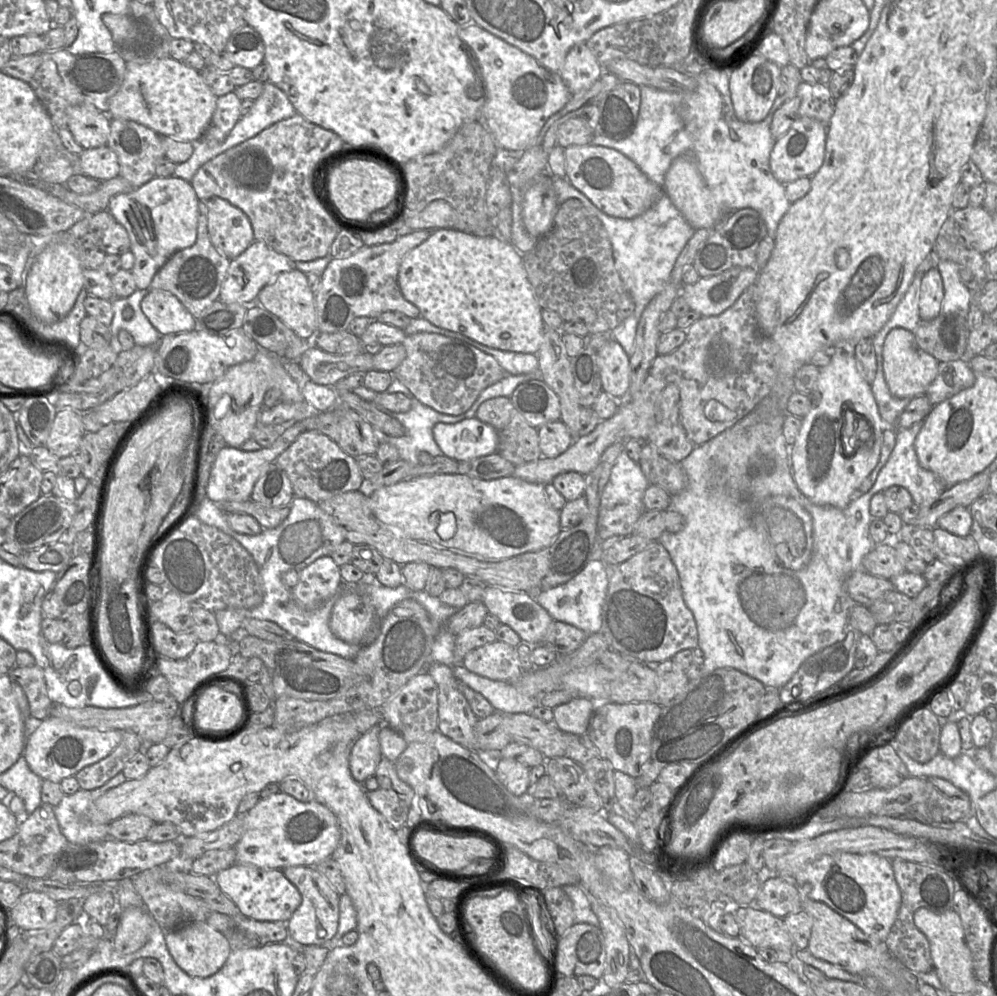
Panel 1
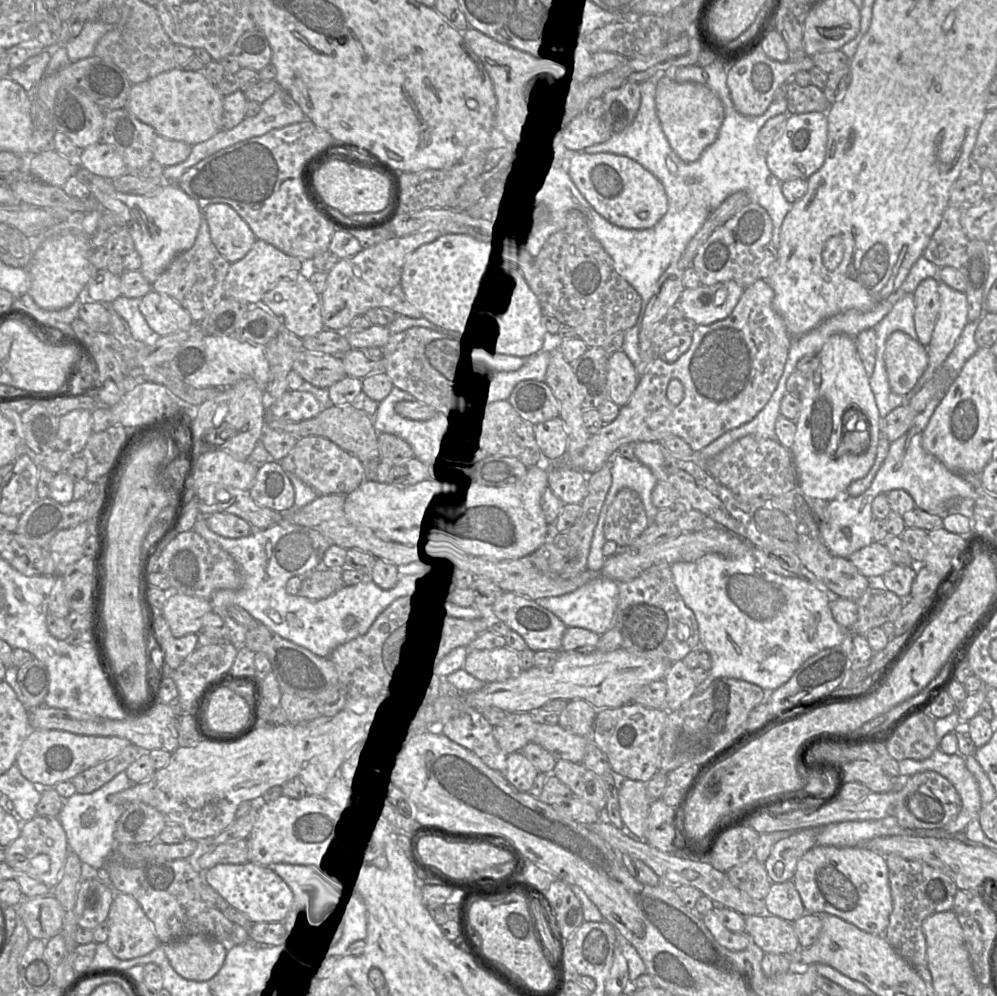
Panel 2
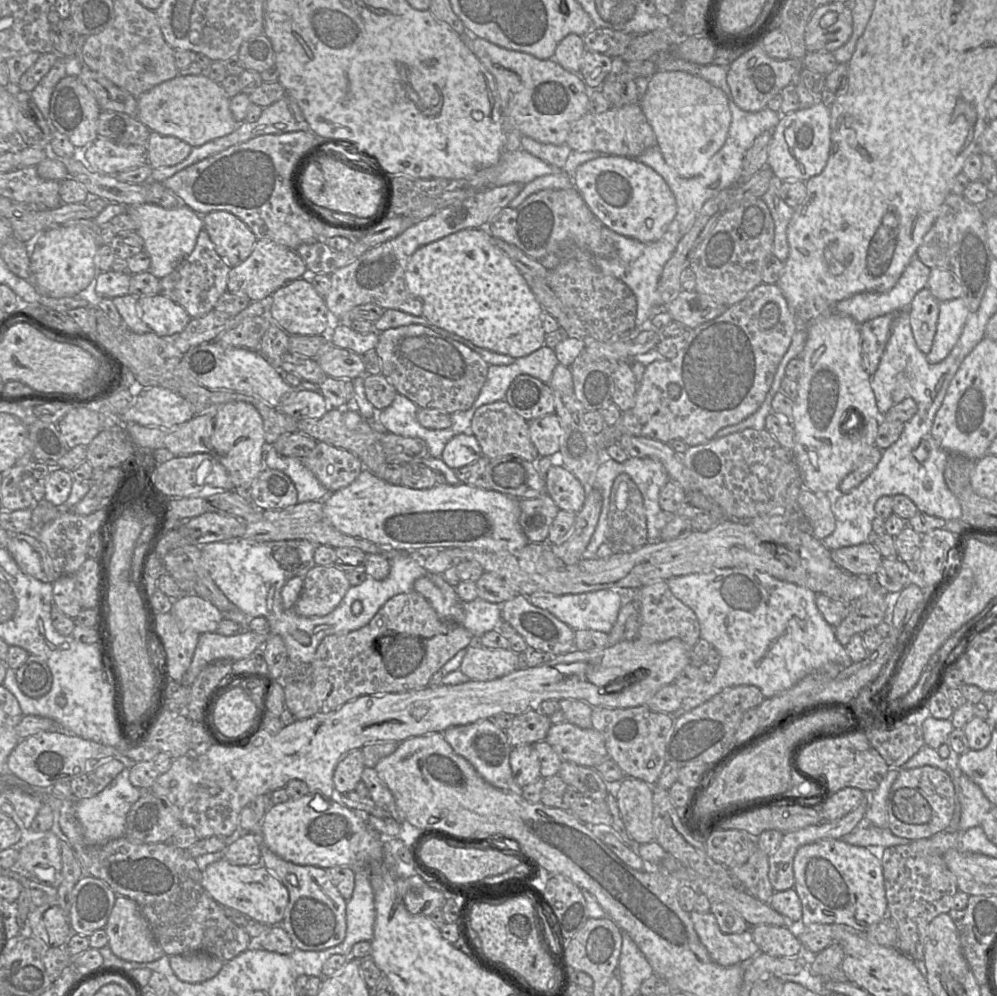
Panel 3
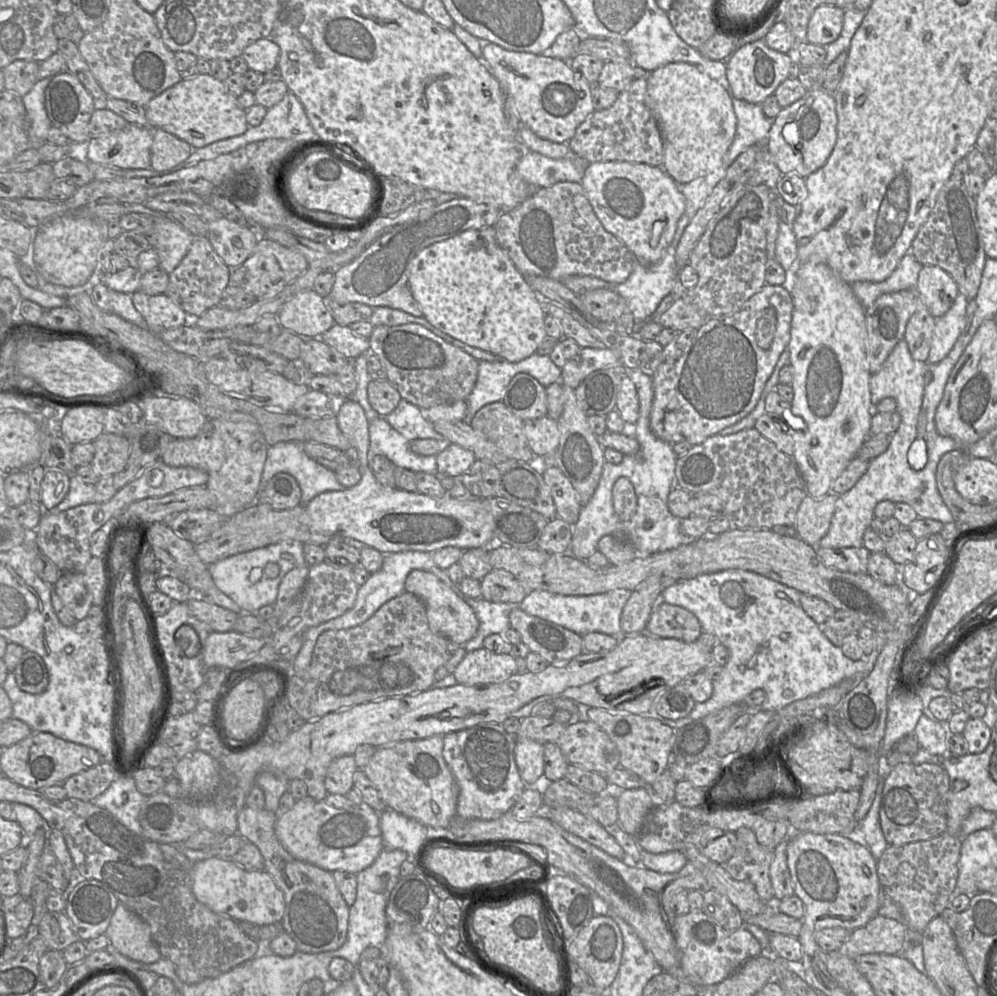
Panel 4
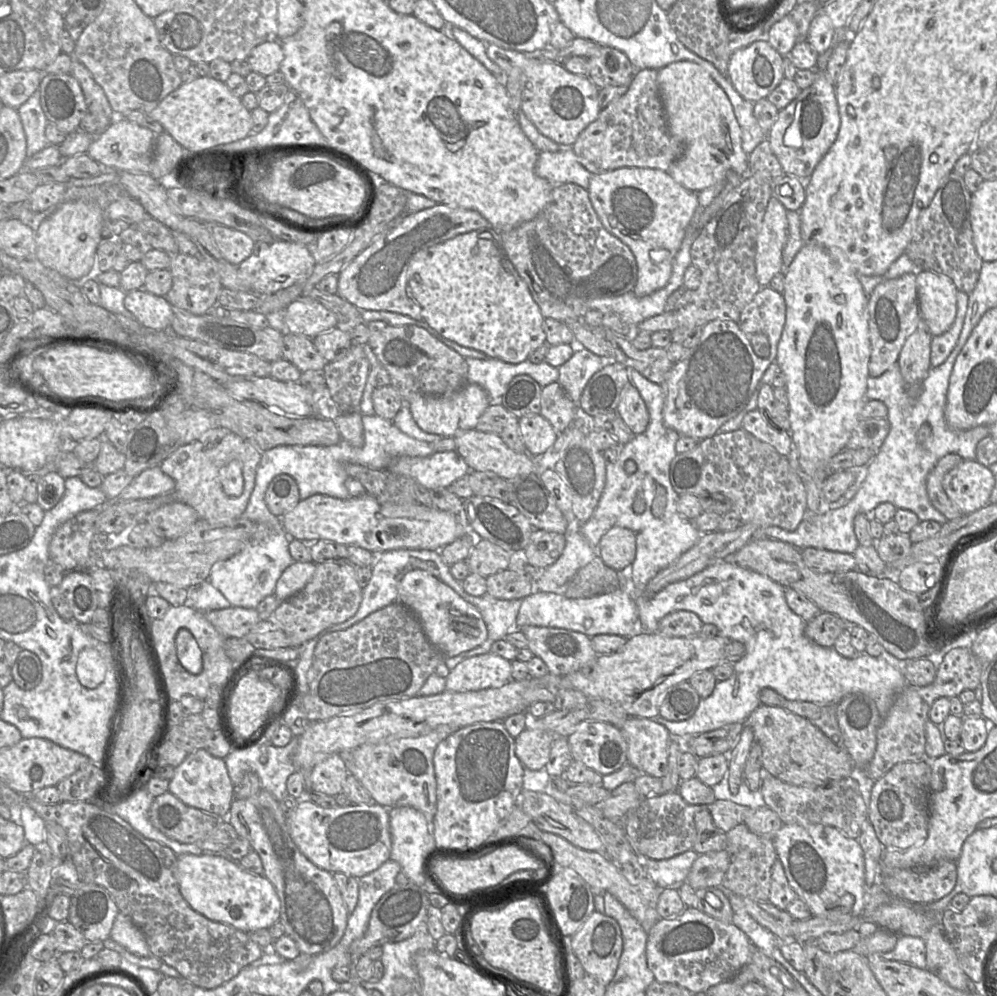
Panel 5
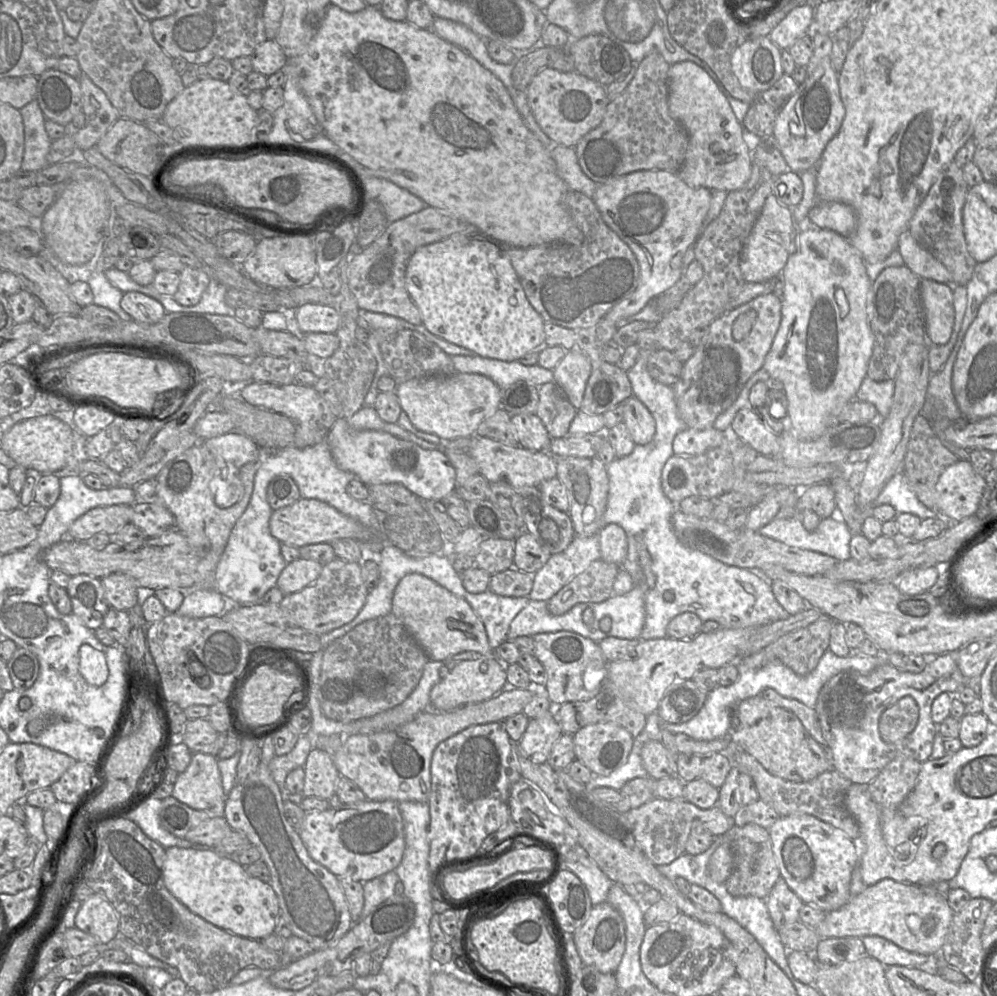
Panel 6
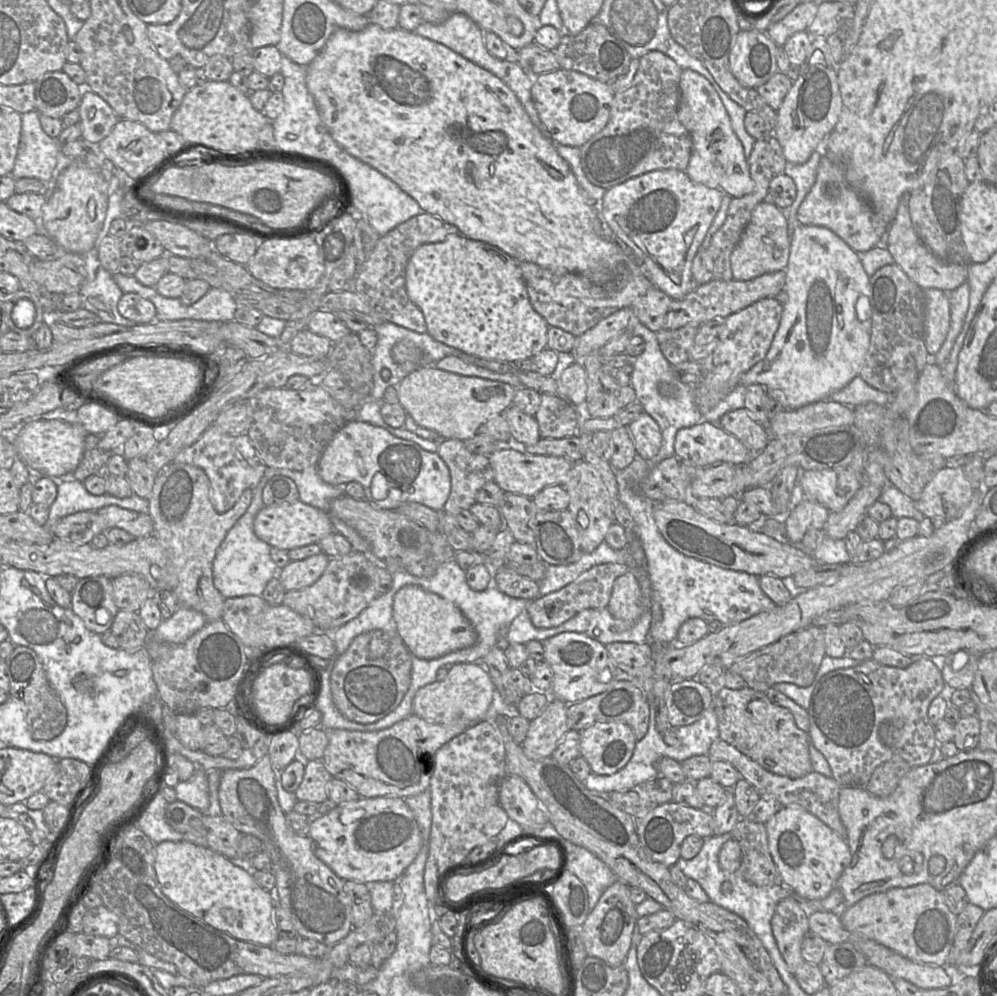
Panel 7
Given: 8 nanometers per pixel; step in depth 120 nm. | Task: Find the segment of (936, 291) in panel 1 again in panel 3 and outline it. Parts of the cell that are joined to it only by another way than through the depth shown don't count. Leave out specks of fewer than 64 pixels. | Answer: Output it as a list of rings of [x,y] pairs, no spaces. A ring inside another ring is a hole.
[[[928,287],[917,292],[908,307],[910,326],[917,347],[922,353],[931,350],[939,316],[940,302]]]

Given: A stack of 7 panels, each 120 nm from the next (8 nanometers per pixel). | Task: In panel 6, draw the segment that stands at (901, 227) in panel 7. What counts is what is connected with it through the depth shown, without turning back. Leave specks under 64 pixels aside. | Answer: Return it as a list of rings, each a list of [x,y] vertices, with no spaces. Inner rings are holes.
[[[909,230],[899,236],[896,250],[901,254],[904,265],[920,279],[953,285],[951,273],[916,242]]]

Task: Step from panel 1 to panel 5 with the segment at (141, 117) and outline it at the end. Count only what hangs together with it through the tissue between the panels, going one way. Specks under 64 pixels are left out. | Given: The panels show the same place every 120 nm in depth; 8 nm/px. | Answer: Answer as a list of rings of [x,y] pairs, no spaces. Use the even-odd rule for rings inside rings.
[[[198,77],[182,83],[179,88],[165,97],[148,116],[162,125],[164,131],[186,151],[201,151],[217,145],[244,139],[251,133],[252,115],[234,96],[225,82],[212,77]]]

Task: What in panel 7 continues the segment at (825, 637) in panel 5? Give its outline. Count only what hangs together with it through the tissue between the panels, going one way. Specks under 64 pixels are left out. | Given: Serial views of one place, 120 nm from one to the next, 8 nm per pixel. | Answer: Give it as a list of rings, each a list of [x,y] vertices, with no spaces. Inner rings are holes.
[[[808,626],[780,638],[733,663],[725,671],[739,674],[746,686],[758,692],[766,693],[777,683],[793,683],[807,687],[814,681],[825,654],[824,630],[817,626]]]

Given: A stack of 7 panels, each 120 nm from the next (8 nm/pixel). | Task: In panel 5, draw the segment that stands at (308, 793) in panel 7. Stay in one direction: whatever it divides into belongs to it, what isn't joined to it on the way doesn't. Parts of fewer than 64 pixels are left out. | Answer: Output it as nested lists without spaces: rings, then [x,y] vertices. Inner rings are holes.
[[[330,754],[319,761],[311,771],[311,791],[336,796],[342,793],[349,771],[339,754]]]

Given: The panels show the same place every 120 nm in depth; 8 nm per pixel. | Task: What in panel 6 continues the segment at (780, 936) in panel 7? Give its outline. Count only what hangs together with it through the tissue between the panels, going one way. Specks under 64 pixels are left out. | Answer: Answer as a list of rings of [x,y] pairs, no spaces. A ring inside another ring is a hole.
[[[782,877],[775,883],[766,901],[769,915],[777,931],[800,921],[799,912],[804,903]]]

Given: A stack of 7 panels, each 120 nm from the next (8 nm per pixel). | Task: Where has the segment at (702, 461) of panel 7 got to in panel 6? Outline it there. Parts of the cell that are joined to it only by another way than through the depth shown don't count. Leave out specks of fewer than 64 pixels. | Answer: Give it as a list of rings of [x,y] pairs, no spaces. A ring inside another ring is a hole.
[[[714,426],[707,429],[688,428],[675,436],[673,452],[676,456],[696,456],[709,449],[718,447],[729,432],[717,430]]]

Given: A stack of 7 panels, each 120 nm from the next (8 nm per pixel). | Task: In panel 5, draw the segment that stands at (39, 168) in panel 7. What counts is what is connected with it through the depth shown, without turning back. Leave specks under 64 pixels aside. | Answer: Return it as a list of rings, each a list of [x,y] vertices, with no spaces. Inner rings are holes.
[[[39,89],[16,110],[25,132],[28,159],[49,145],[45,136],[48,120],[41,107]]]

